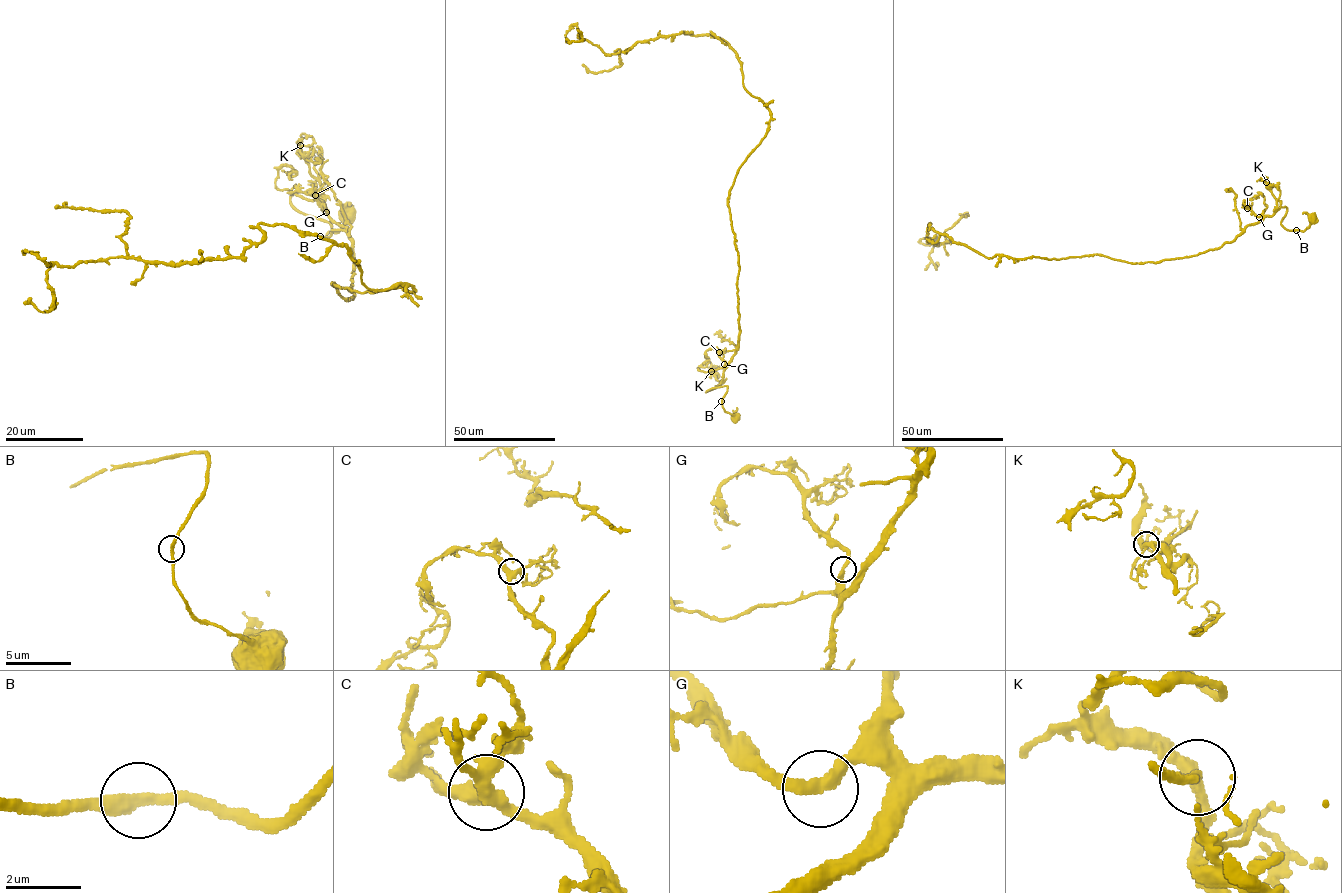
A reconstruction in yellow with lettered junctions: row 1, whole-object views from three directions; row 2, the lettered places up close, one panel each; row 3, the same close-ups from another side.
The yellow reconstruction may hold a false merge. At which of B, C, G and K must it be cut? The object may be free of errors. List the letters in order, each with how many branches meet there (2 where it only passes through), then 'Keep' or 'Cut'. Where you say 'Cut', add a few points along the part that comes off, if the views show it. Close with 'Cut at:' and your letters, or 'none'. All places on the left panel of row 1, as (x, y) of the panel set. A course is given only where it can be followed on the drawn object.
B: Branches: 2. Keep
C: Branches: 3. Keep
G: Branches: 2. Keep
K: Branches: 3. Keep
Cut at: none

